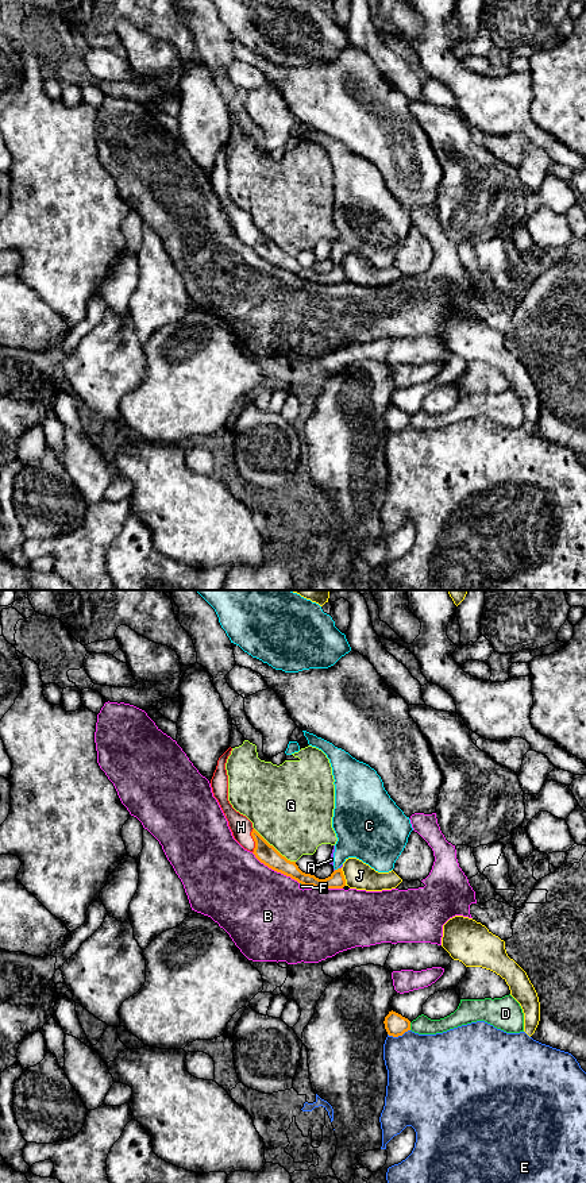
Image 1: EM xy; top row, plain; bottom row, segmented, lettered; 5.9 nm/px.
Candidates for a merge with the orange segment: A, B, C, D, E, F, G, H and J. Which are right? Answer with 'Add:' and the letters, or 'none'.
Add: H

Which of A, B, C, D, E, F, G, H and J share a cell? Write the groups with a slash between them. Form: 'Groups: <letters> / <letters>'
Groups: A C / B F / D / E / G / H / J

